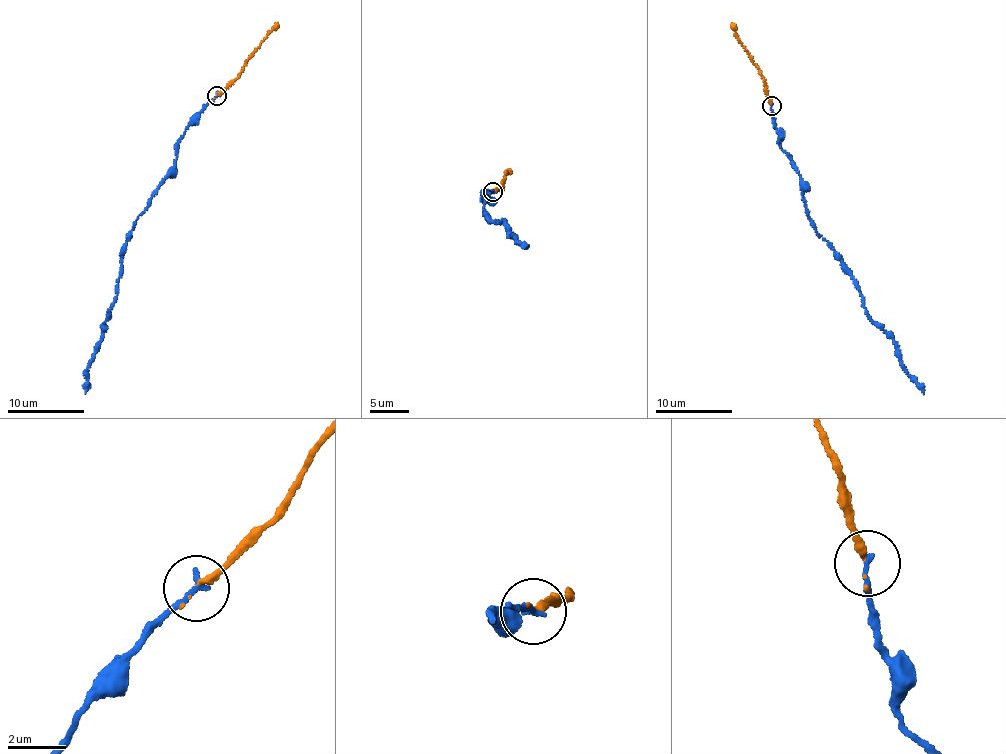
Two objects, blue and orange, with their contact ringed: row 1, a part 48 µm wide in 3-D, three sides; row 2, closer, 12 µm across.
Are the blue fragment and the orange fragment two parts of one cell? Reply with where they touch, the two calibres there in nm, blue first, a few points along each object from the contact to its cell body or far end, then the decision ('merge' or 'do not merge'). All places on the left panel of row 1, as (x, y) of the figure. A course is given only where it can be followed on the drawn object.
(216, 96) | 220/200 nm | blue via (216, 95), (185, 129), (174, 168), (138, 216), (122, 260), (118, 292), (87, 367), (85, 393) | orange via (216, 95), (240, 72), (277, 22) | merge

